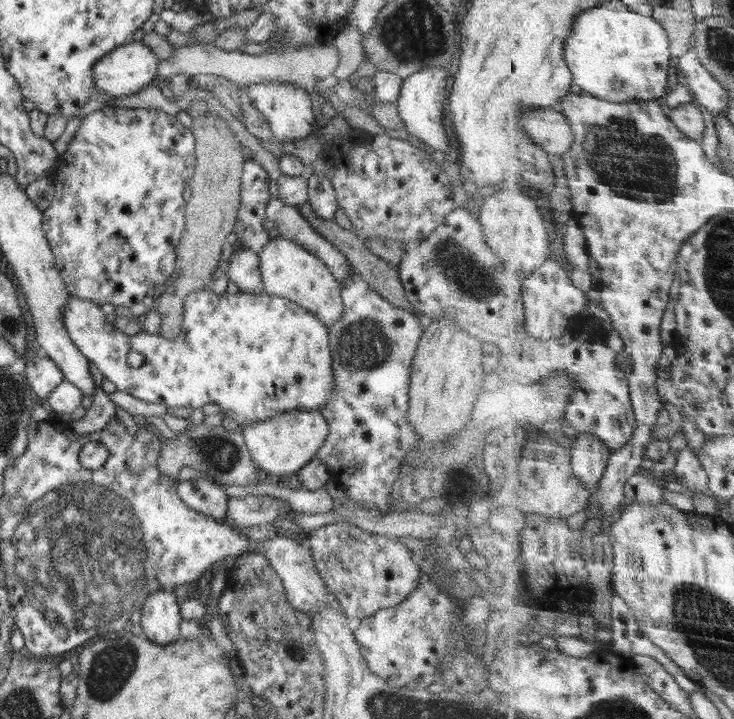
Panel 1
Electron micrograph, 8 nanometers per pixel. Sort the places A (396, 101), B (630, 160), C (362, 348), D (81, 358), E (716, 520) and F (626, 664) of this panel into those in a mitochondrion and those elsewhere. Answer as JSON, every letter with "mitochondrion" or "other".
{"A":"other","B":"mitochondrion","C":"mitochondrion","D":"other","E":"other","F":"other"}

